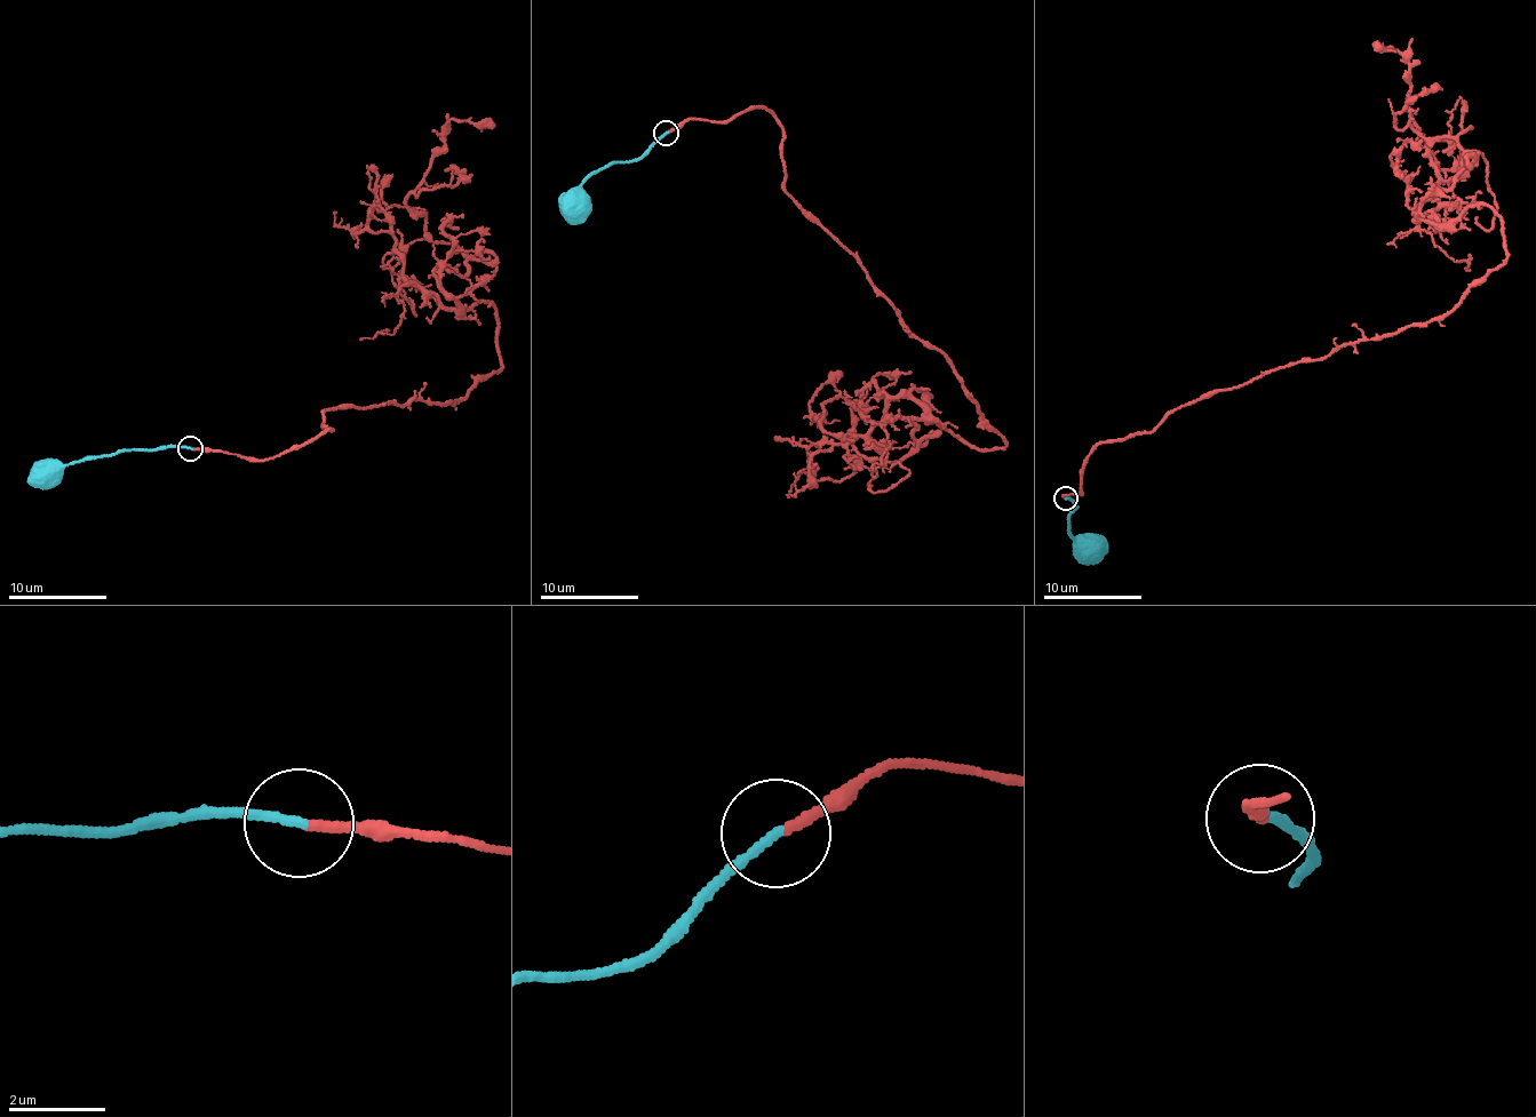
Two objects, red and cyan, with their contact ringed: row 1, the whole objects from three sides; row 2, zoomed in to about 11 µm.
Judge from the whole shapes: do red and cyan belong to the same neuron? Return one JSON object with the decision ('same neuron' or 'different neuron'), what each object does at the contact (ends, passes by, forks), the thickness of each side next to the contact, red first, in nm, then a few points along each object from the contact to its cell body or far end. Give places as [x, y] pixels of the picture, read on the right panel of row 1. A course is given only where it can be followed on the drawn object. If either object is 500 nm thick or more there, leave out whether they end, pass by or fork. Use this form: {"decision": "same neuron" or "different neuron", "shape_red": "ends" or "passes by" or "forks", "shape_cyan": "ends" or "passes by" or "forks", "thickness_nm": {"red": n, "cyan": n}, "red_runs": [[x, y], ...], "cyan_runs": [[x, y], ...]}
{"decision": "same neuron", "shape_red": "ends", "shape_cyan": "ends", "thickness_nm": {"red": 200, "cyan": 200}, "red_runs": [[1066, 499], [1092, 448], [1425, 325], [1506, 260], [1485, 204], [1419, 217], [1477, 156], [1415, 133], [1376, 48]], "cyan_runs": [[1066, 499], [1075, 507], [1067, 513], [1067, 527], [1074, 540], [1083, 541], [1088, 550]]}

